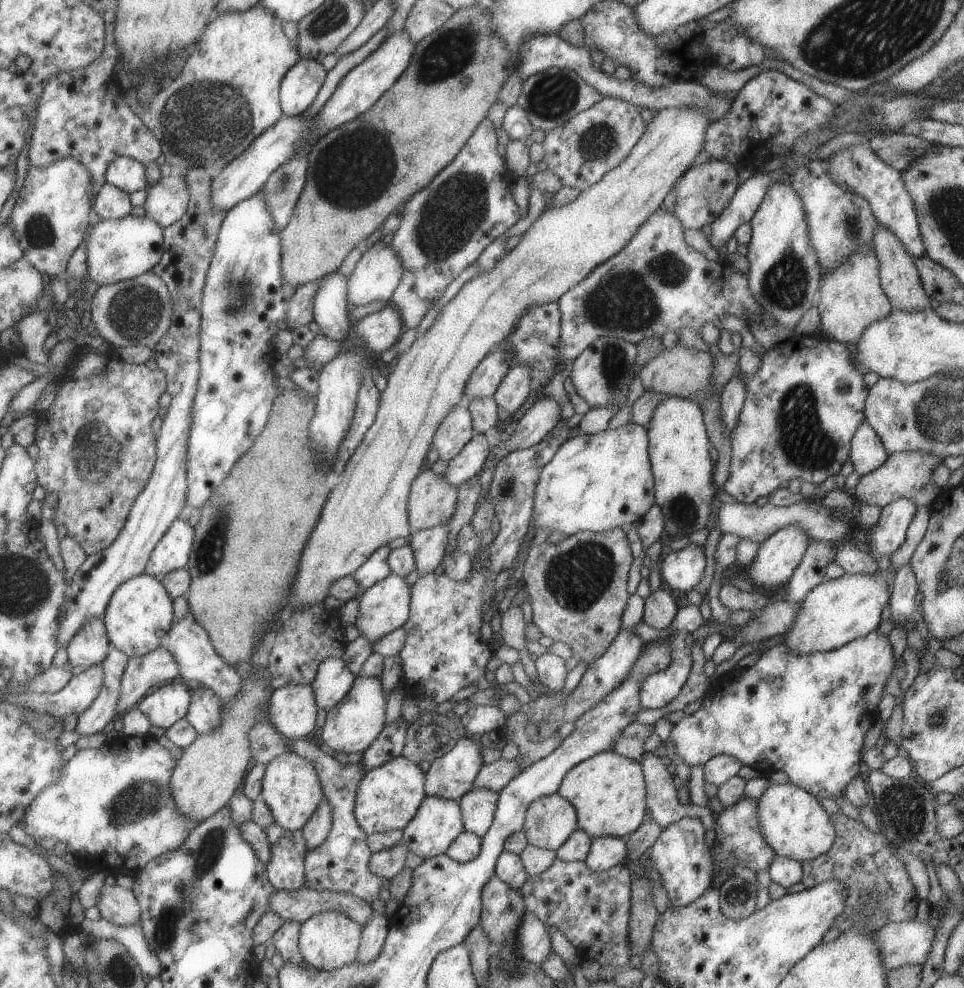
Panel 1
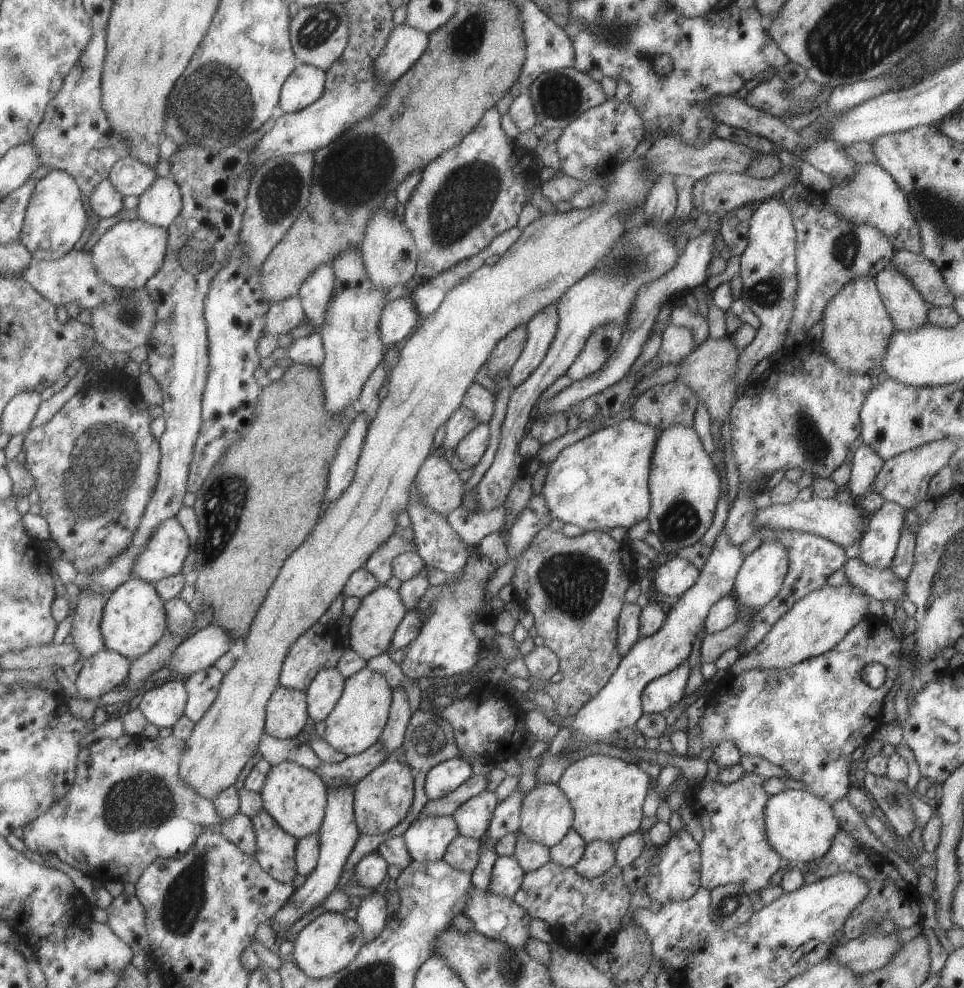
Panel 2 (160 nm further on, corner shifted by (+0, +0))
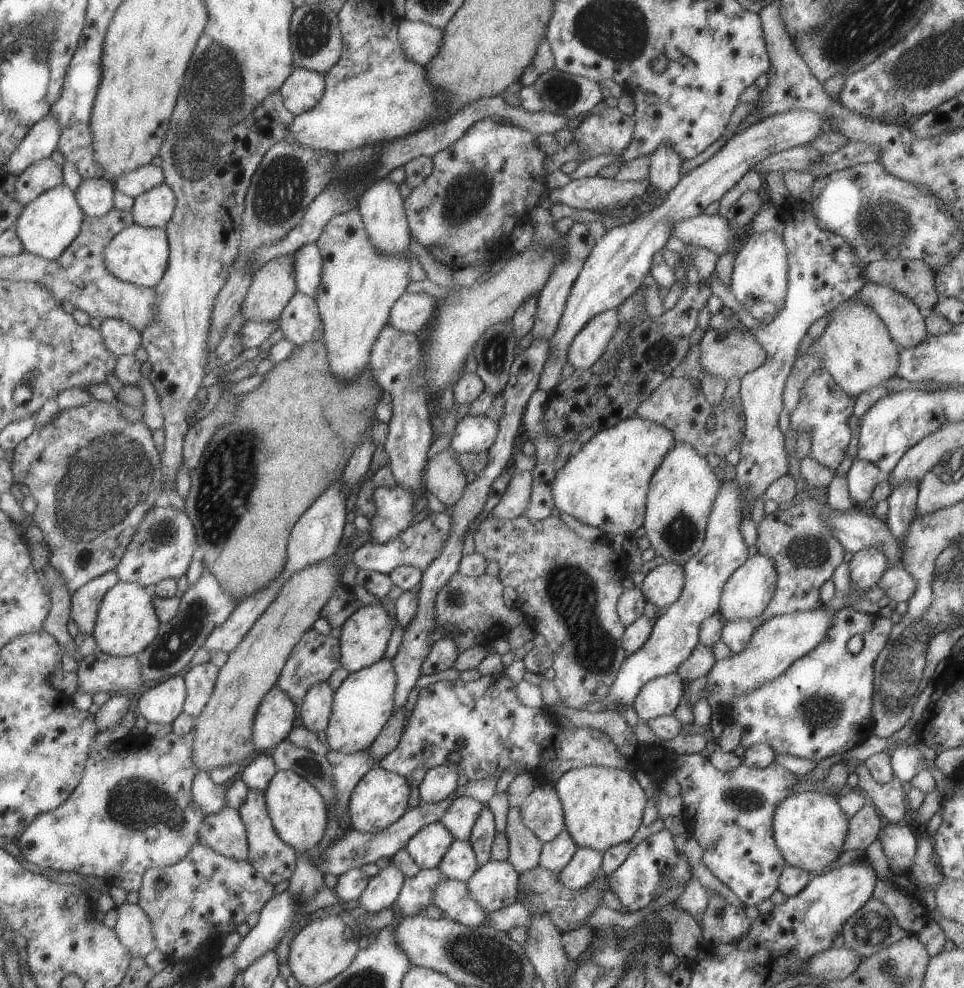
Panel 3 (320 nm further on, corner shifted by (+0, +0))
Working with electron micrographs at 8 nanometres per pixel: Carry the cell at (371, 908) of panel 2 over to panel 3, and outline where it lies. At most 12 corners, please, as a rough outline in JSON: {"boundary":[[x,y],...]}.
{"boundary":[[389,861],[368,878],[358,906],[367,914],[396,900],[403,881]]}

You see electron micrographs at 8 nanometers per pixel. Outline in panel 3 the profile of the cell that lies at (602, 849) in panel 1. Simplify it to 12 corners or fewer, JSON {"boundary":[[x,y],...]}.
{"boundary":[[577,848],[556,874],[569,890],[603,875],[602,852]]}

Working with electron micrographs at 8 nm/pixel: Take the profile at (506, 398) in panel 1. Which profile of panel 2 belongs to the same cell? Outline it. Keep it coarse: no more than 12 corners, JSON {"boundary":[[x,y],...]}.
{"boundary":[[558,302],[526,322],[526,341],[508,370],[513,387],[543,360],[558,327]]}

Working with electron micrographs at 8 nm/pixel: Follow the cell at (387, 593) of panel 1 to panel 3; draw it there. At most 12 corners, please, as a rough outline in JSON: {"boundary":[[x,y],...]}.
{"boundary":[[380,604],[360,606],[340,626],[340,665],[377,662],[393,627]]}

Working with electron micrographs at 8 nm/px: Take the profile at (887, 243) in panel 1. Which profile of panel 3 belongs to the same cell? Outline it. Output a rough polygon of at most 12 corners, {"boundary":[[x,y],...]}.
{"boundary":[[865,281],[852,298],[898,348],[926,339],[924,313],[899,291]]}

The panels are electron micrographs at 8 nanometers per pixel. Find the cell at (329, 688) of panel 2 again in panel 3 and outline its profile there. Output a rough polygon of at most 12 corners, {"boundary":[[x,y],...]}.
{"boundary":[[314,684],[299,704],[309,732],[326,730],[334,690]]}

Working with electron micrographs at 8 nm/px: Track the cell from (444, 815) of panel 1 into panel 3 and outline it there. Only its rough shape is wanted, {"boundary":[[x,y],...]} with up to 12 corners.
{"boundary":[[441,823],[419,829],[404,849],[421,869],[439,864],[453,837]]}

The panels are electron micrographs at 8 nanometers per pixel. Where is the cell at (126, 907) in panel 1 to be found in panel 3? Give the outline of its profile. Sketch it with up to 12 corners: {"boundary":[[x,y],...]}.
{"boundary":[[141,905],[118,907],[114,928],[134,957],[157,948],[152,920]]}

